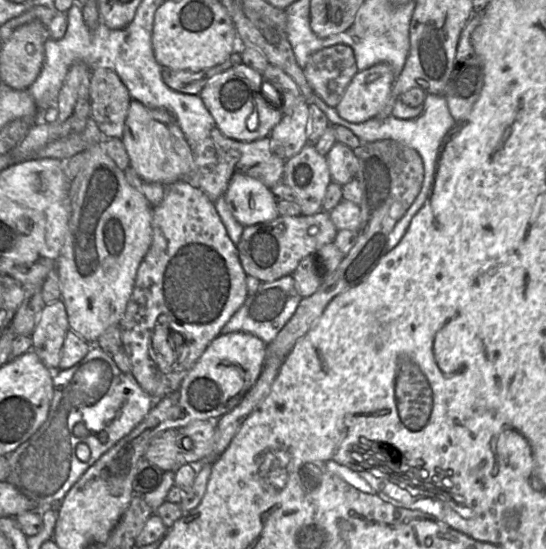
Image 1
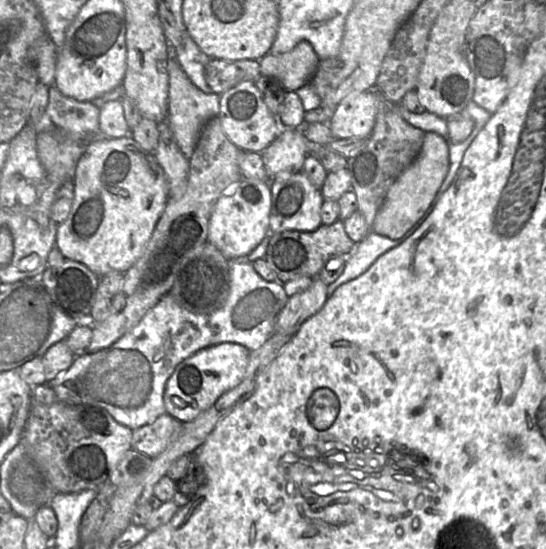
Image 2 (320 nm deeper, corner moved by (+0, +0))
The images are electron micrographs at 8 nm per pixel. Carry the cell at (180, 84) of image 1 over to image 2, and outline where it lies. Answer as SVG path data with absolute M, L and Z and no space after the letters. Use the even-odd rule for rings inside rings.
M212 59L205 67L205 80L212 91L219 95L241 82L254 83L260 76L258 60Z

